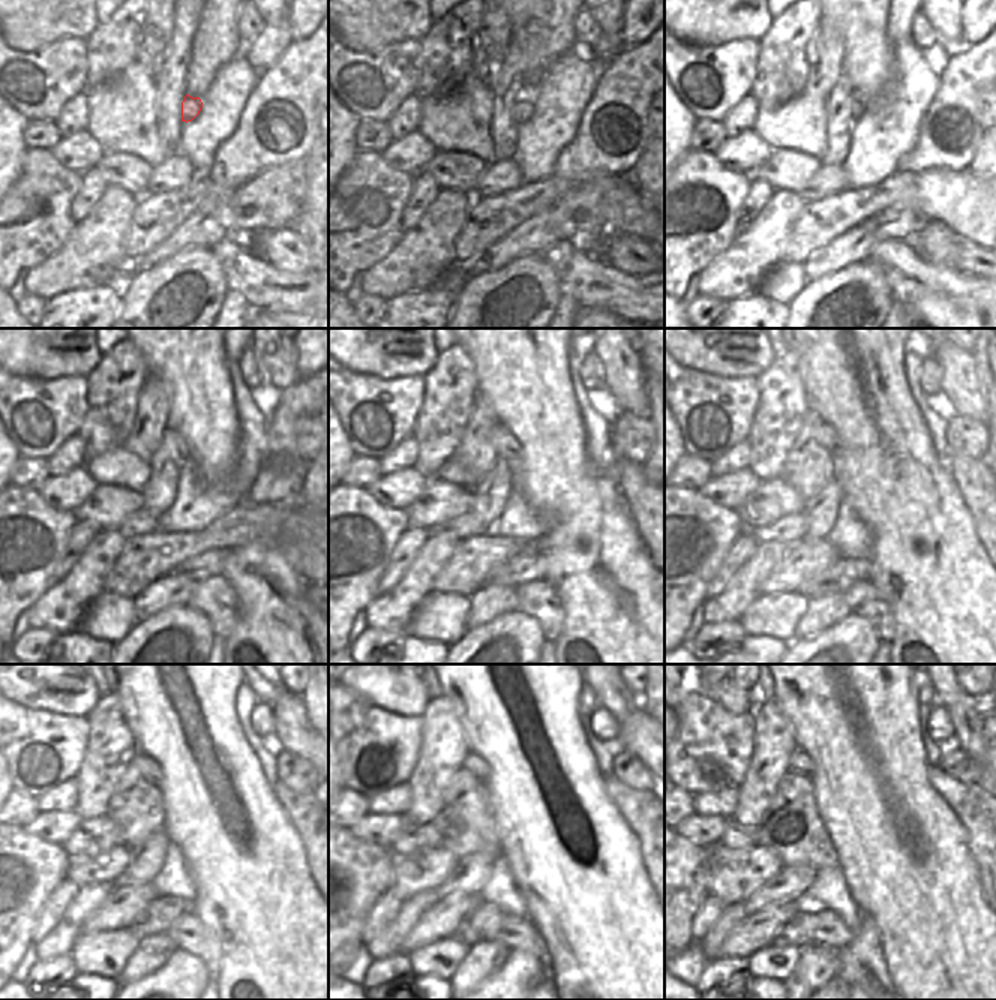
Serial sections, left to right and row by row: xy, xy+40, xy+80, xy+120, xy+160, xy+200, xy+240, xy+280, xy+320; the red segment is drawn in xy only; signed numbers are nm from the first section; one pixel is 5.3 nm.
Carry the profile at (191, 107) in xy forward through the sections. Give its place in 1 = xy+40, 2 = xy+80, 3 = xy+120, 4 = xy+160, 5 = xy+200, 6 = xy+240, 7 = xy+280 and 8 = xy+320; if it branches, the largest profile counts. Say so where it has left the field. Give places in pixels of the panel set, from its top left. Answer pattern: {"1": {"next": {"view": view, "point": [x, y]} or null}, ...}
{"1": {"next": {"view": "xy+40", "point": [524, 107]}}, "2": {"next": {"view": "xy+80", "point": [857, 110]}}, "3": {"next": {"view": "xy+120", "point": [177, 447]}}, "4": {"next": {"view": "xy+160", "point": [504, 444]}}, "5": {"next": {"view": "xy+200", "point": [827, 435]}}, "6": {"next": {"view": "xy+240", "point": [149, 768]}}, "7": {"next": {"view": "xy+280", "point": [474, 763]}}, "8": {"next": {"view": "xy+320", "point": [800, 762]}}}

